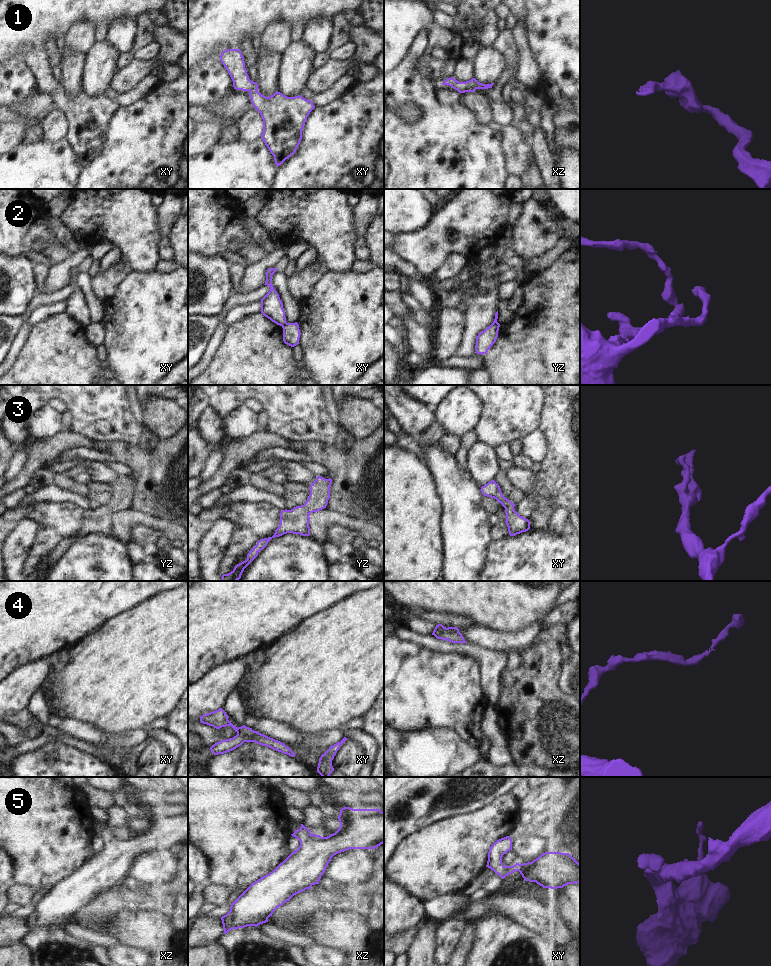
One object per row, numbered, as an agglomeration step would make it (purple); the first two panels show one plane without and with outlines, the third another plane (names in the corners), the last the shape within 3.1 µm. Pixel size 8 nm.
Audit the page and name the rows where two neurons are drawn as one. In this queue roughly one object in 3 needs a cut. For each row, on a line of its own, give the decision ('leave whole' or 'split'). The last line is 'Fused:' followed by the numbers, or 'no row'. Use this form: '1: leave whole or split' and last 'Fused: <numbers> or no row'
1: leave whole
2: split
3: leave whole
4: leave whole
5: leave whole
Fused: 2

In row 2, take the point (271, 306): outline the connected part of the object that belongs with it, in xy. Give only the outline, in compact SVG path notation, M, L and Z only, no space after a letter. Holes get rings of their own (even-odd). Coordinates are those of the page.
M270 268L266 272L264 285L269 286L270 291L261 299L261 313L277 325L284 326L287 321L283 303L272 285L272 276L276 271L276 268Z

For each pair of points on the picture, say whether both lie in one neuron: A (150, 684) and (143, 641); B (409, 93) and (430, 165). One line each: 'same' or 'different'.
A: same
B: same

